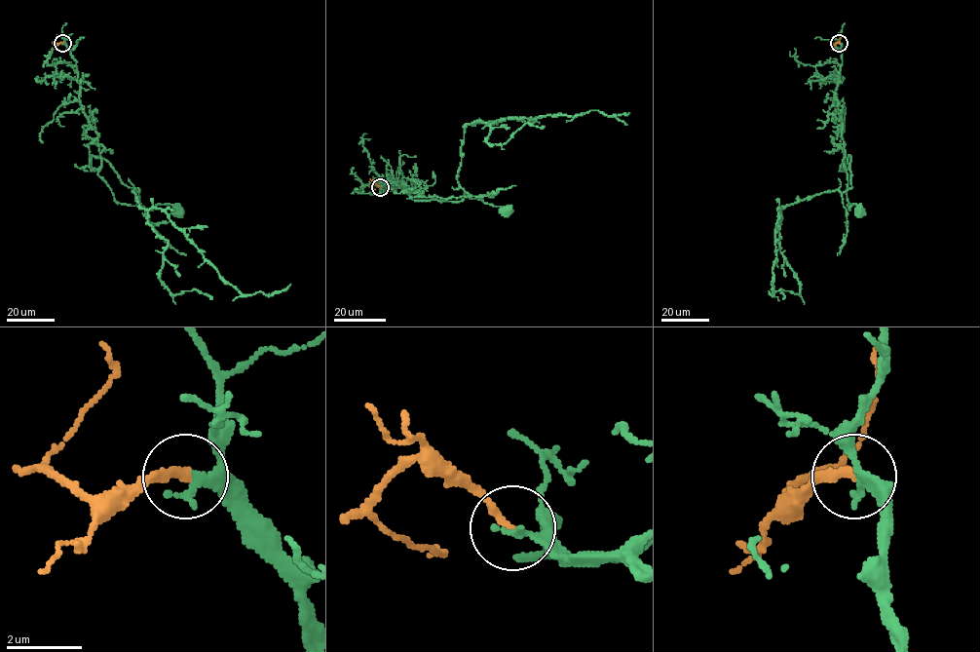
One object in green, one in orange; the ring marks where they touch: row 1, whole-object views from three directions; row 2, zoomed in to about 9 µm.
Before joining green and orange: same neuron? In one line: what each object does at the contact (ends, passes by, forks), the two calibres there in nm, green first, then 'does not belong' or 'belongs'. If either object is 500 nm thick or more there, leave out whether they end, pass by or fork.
green passes by; orange ends there; 180 nm thick on the green side, 240 nm on the other; belongs

